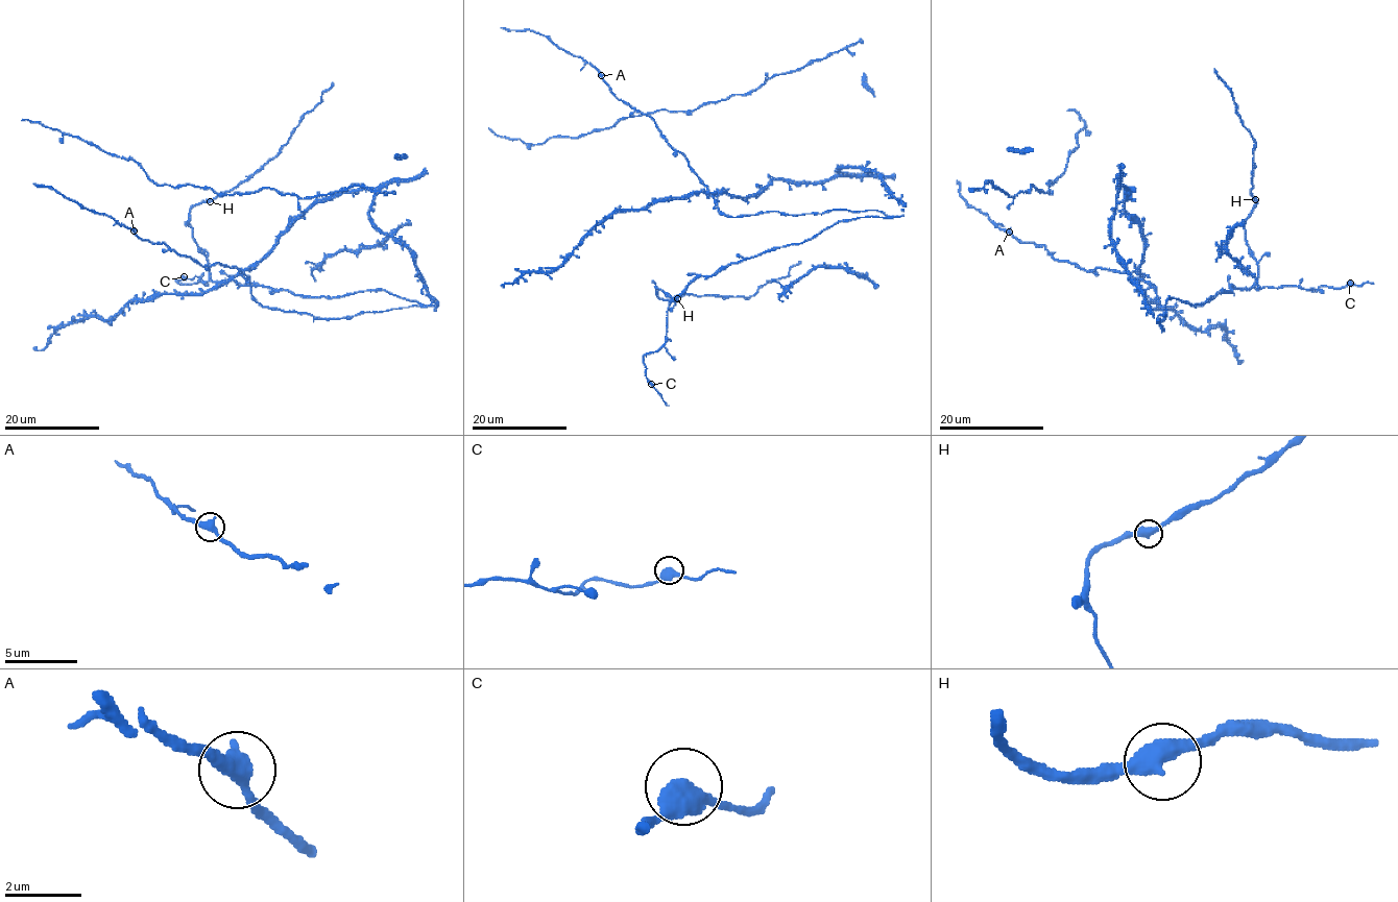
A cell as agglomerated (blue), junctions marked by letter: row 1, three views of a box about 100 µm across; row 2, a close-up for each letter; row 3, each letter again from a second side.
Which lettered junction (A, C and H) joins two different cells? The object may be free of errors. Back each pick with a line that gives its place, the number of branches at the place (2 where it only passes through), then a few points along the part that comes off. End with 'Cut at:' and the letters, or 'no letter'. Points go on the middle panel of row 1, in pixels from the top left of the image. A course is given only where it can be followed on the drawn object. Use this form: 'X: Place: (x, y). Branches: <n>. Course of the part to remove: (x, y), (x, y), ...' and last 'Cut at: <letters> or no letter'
Cut at: no letter

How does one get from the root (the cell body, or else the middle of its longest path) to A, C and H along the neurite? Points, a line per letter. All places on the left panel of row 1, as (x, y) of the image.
A: (341, 318), (263, 308), (237, 268), (201, 266), (163, 243), (143, 241), (134, 229)
C: (341, 318), (419, 305), (383, 290), (333, 298), (302, 296), (233, 279), (193, 284), (176, 279), (184, 276)
H: (341, 318), (419, 305), (383, 290), (326, 298), (213, 282), (189, 223), (189, 211), (210, 201)

